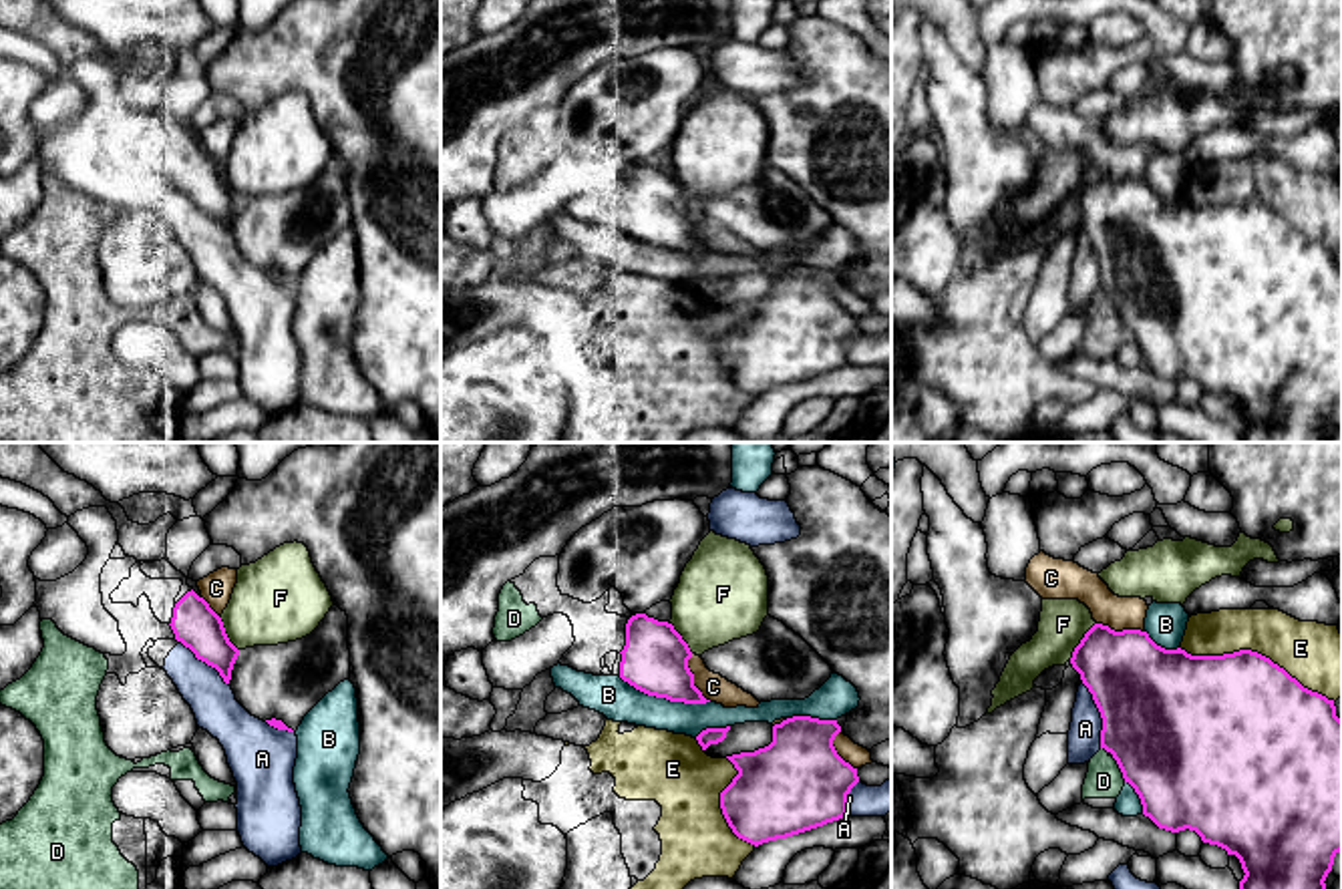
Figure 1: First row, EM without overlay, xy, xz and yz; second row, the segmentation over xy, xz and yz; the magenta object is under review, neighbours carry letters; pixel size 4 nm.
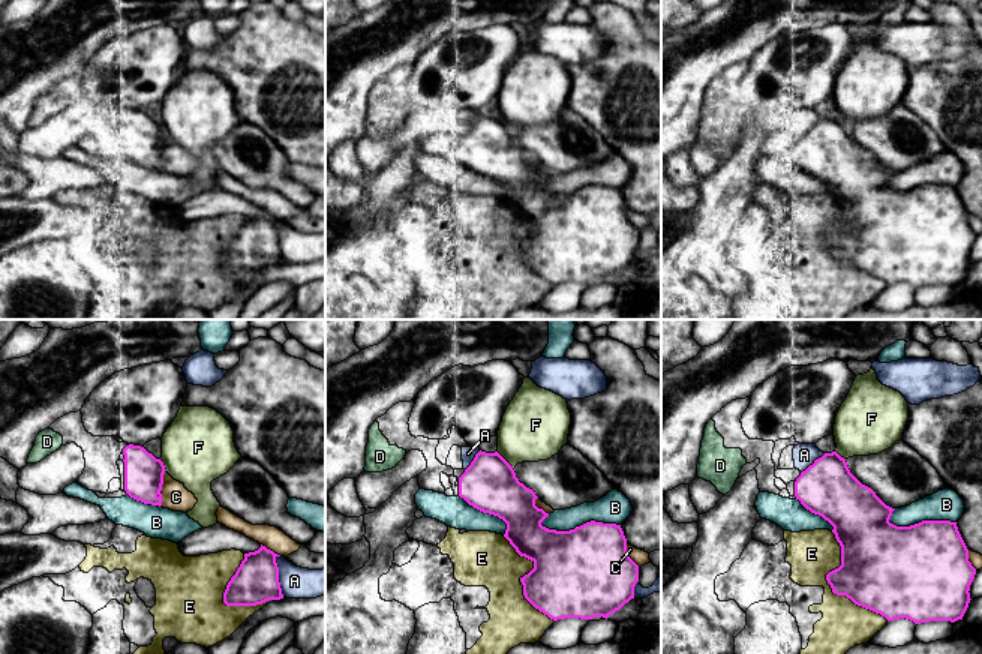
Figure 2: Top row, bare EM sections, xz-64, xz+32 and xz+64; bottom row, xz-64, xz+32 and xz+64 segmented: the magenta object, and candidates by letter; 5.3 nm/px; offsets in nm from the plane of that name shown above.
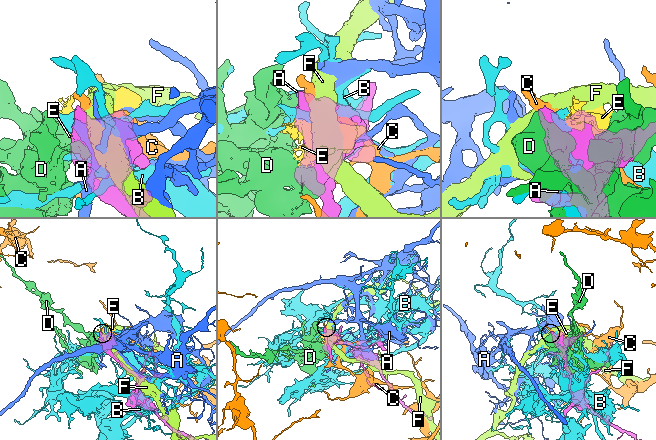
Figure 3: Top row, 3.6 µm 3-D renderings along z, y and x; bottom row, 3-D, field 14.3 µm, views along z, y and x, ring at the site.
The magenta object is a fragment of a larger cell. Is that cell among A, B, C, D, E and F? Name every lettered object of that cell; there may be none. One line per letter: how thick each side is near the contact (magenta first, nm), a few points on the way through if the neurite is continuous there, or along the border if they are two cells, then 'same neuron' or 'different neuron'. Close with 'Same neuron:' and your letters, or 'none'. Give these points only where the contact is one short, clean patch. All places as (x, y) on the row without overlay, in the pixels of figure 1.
A: calibres 500 and 130 nm; different neuron
B: calibres 280 and 160 nm; different neuron
C: calibres 280 and 110 nm; different neuron
D: calibres 500 and 140 nm; border yz (1111, 306), (1125, 330); different neuron
E: calibres 480 and 260 nm; different neuron
F: calibres 340 and 190 nm; border yz (1095, 171), (1069, 208); different neuron
Same neuron: none

